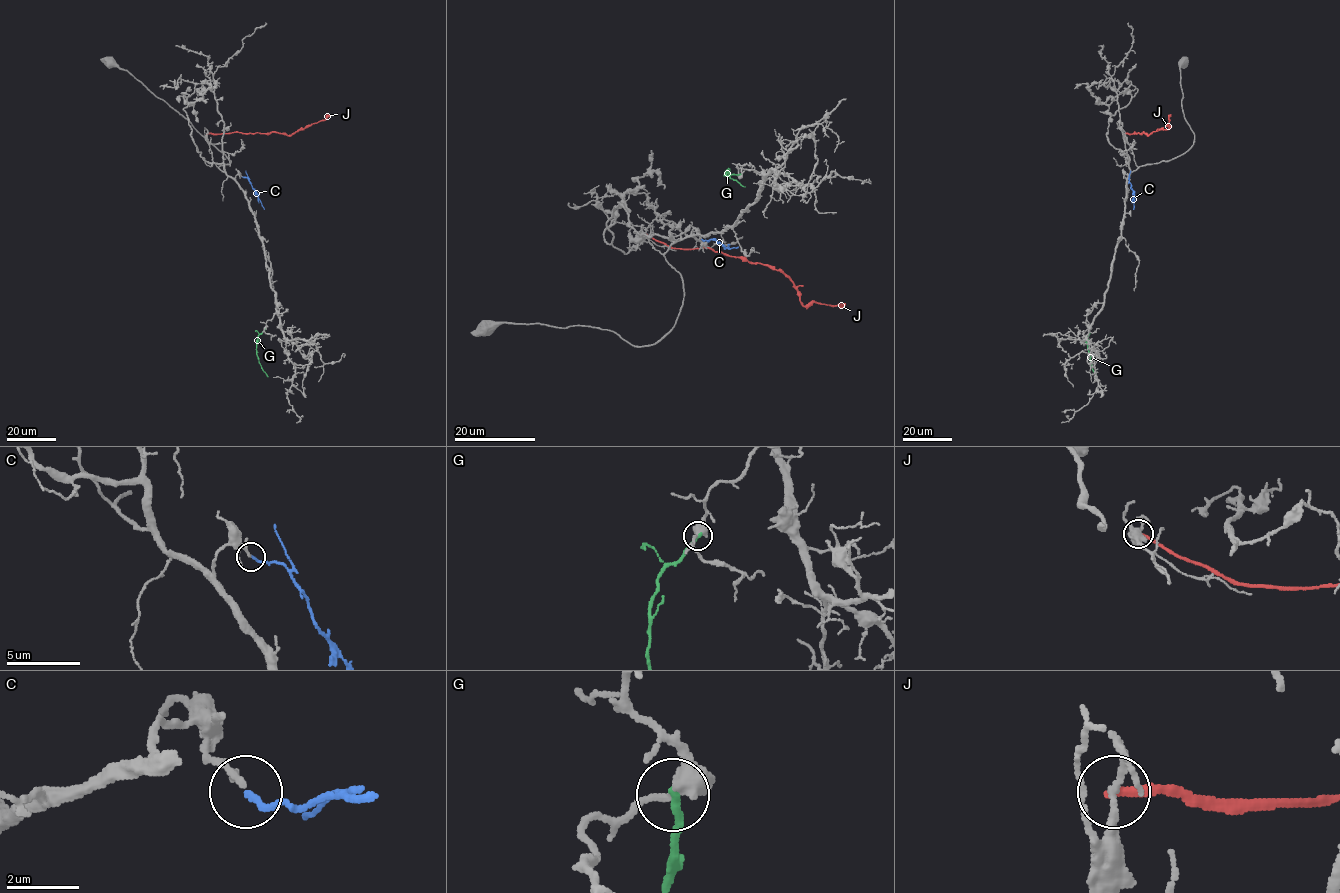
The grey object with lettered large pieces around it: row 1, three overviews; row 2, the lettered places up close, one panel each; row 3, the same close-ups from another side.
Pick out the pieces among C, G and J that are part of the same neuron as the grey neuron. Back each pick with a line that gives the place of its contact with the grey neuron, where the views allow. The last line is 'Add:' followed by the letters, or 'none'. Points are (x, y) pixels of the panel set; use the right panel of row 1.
C: Touches grey at (1128, 176)
Add: C

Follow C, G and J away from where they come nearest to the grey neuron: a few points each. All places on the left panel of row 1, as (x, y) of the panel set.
C: (241, 176), (248, 179), (264, 209)
G: (265, 329), (258, 336), (256, 349), (258, 362), (268, 376)
J: (206, 133), (278, 132), (290, 135), (324, 120), (327, 114)

